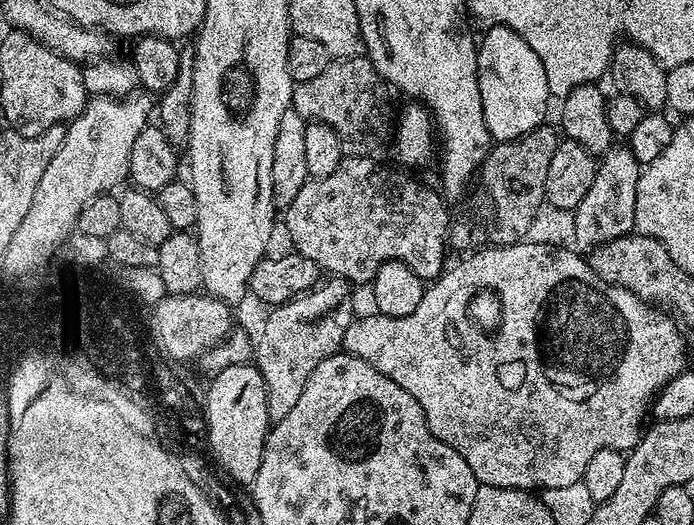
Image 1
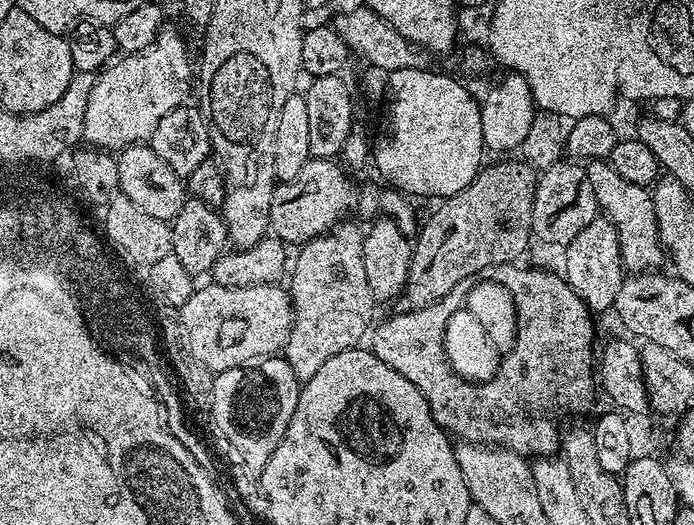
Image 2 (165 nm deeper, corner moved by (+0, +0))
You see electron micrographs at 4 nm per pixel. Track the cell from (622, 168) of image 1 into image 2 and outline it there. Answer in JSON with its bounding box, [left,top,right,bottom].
[562,218,626,314]

